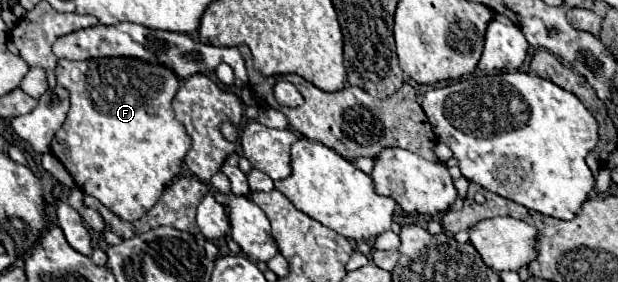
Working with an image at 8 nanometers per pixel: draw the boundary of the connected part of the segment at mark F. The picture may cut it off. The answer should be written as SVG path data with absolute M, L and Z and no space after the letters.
M98 57L86 61L60 59L54 73L58 85L70 91L68 117L52 143L54 157L62 161L82 191L94 195L120 219L136 221L144 217L158 203L164 187L180 173L192 145L186 127L172 111L172 99L180 87L178 75L164 65L136 57Z

